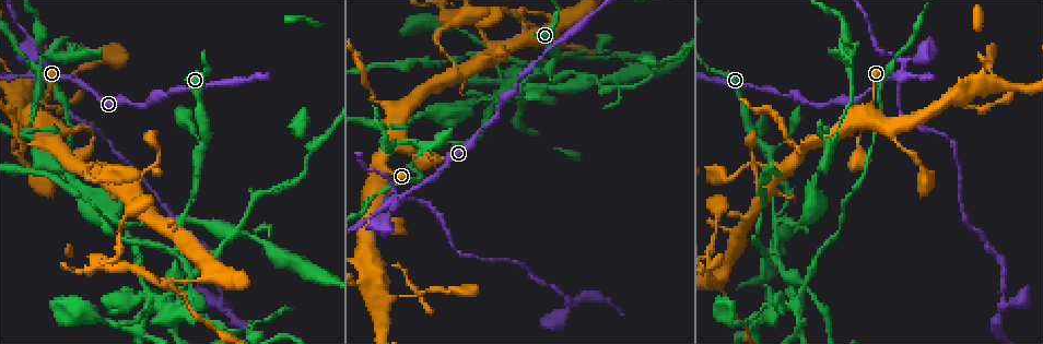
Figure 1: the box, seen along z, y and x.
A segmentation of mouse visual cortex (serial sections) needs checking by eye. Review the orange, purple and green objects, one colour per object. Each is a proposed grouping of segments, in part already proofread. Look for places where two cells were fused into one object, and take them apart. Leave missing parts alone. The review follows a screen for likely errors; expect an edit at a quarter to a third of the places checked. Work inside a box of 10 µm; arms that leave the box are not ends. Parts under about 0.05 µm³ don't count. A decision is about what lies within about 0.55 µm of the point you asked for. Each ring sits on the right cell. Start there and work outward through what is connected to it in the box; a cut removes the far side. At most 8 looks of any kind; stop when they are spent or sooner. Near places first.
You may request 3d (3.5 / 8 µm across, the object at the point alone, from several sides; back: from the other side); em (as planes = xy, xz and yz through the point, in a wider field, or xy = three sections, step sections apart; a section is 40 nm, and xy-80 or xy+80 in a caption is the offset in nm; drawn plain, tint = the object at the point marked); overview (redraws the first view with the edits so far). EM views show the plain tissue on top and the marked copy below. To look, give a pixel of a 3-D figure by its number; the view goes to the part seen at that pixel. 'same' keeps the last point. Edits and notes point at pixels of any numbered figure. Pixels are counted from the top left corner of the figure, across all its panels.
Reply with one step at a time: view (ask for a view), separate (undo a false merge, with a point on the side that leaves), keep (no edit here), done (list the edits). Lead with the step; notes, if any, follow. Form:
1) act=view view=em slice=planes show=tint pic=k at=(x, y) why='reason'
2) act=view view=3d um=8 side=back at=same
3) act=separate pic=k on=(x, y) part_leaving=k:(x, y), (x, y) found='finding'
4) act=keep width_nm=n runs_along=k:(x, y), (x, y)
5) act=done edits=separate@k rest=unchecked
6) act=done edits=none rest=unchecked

act=view view=3d um=3.5 pic=1 at=(384, 292)

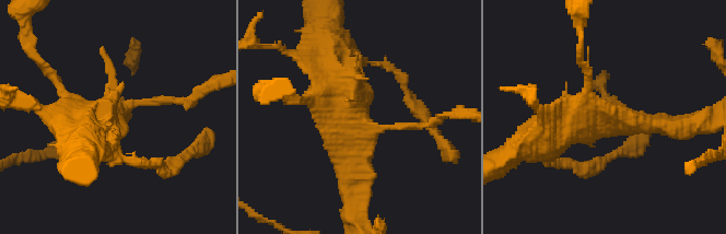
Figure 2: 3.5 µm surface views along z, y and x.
act=view view=em slice=xy step=3 show=tint pic=2 at=(604, 117)

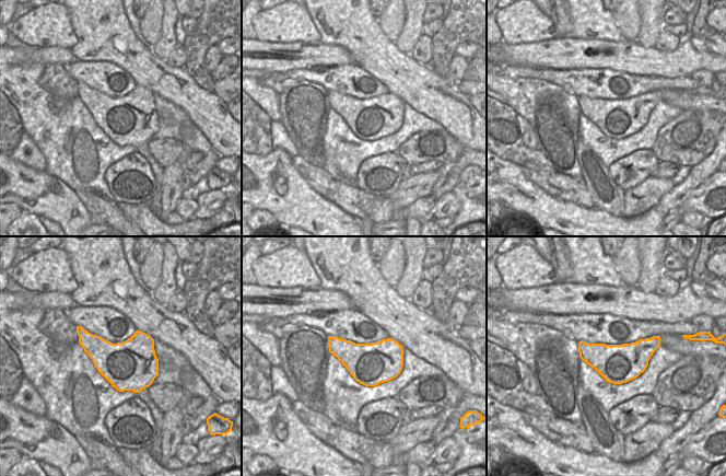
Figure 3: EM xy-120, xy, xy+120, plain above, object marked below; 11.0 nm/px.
act=view view=em slice=xy step=5 show=tint at=same why='another direction'

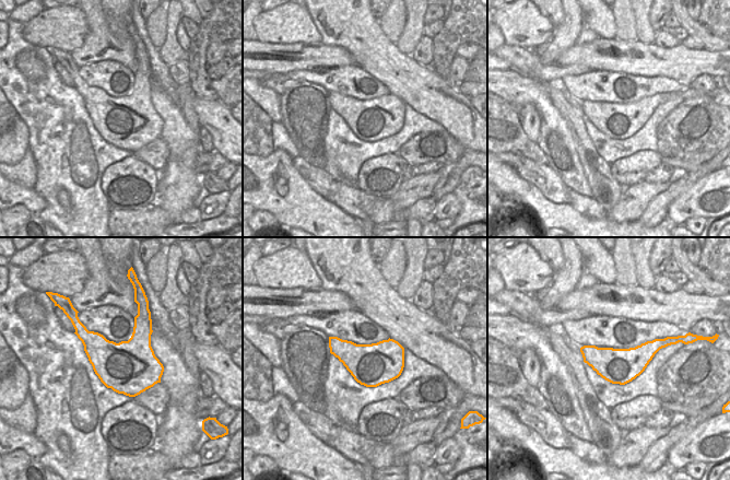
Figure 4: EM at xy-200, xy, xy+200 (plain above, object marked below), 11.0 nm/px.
act=keep found='one cell here'

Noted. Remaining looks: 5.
act=view view=3d um=3.5 pic=1 at=(799, 147) why='narrows sharply'

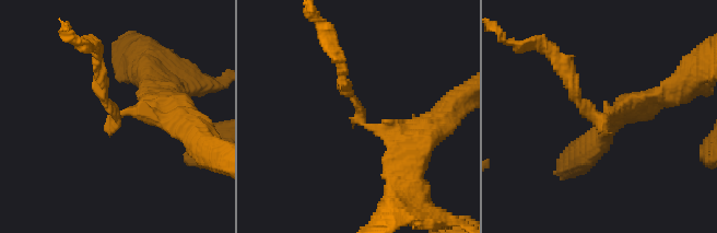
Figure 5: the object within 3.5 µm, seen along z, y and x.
act=view view=em slice=xy step=3 show=tint pic=5 at=(121, 112) why='now the EM'

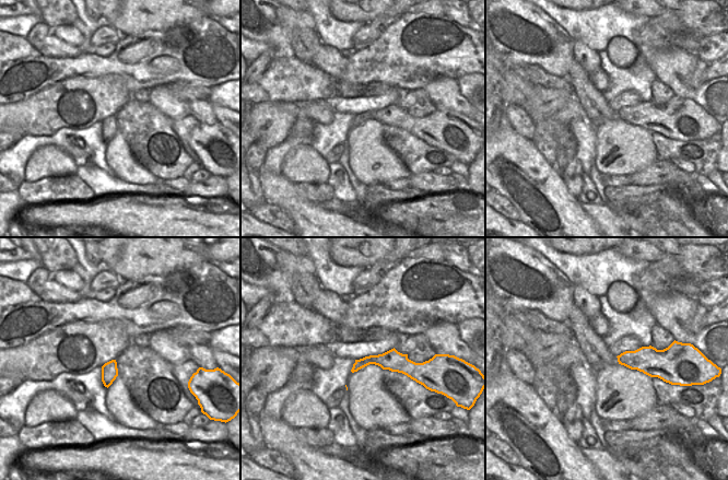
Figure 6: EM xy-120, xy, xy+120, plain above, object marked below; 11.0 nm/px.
act=keep arm_widths_nm=200,400 runs_along=5:(412, 161), (415, 149), (368, 127), (342, 82) found='all the same cell'

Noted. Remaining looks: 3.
act=view view=3d um=3.5 side=back pic=1 at=(549, 70) why='a narrow waist'

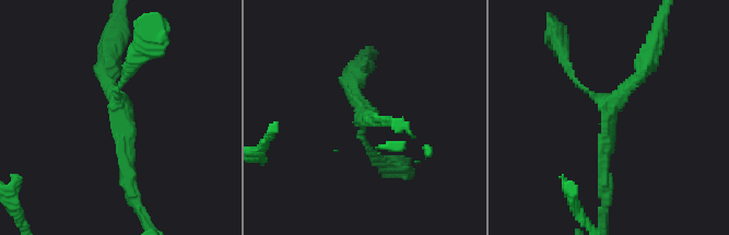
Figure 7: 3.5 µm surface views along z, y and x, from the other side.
act=view view=em slice=planes show=tint pic=7 at=(118, 108) arms=3 arm_widths_nm=100,150,300

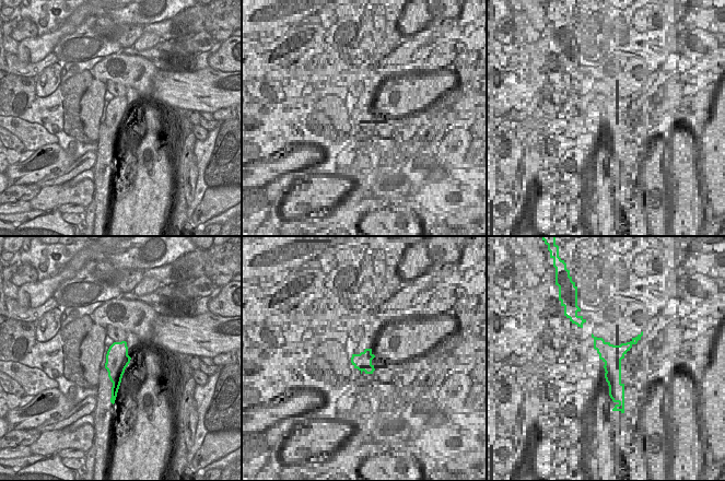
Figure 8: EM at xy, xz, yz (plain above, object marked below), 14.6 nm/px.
act=keep runs_along=7:(651, 49), (607, 113), (603, 177) found='continuous, no second cell'

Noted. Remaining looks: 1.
act=done edits=none rest=unchecked

